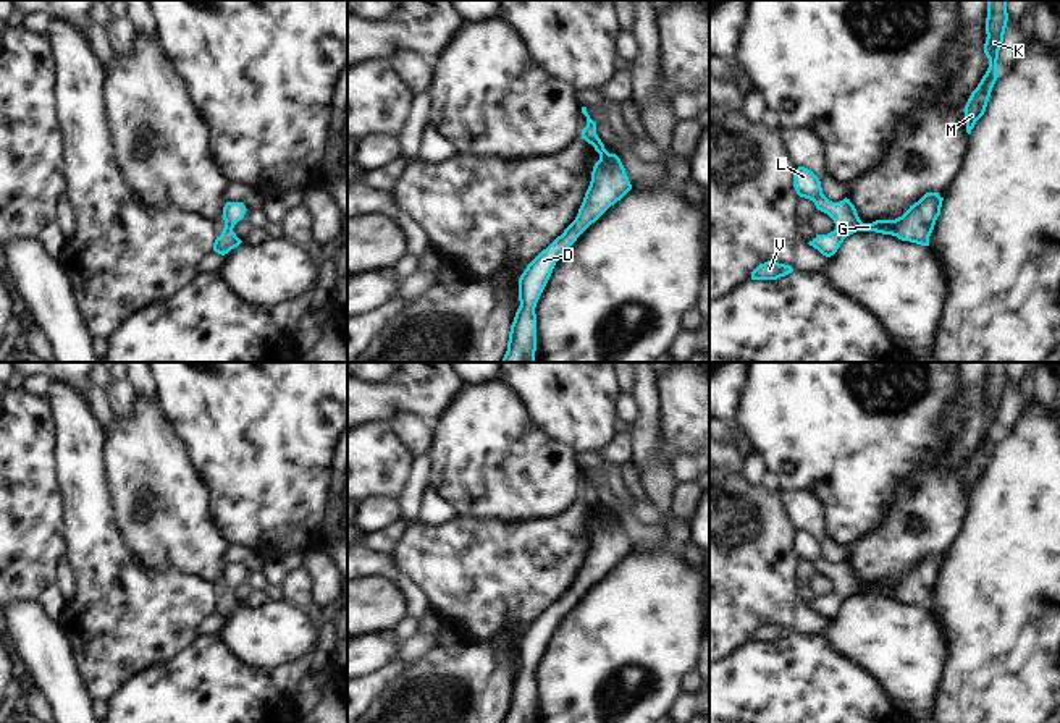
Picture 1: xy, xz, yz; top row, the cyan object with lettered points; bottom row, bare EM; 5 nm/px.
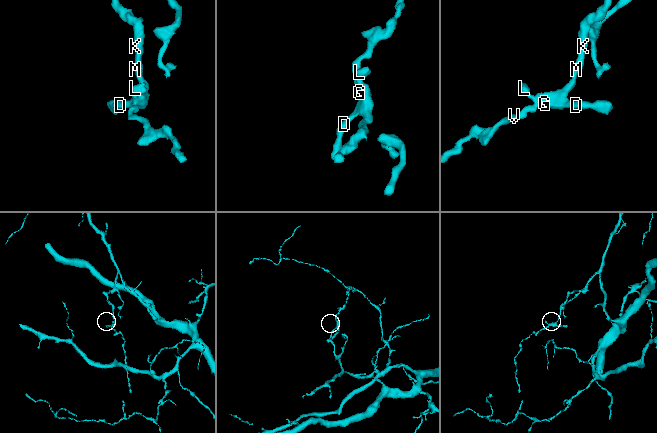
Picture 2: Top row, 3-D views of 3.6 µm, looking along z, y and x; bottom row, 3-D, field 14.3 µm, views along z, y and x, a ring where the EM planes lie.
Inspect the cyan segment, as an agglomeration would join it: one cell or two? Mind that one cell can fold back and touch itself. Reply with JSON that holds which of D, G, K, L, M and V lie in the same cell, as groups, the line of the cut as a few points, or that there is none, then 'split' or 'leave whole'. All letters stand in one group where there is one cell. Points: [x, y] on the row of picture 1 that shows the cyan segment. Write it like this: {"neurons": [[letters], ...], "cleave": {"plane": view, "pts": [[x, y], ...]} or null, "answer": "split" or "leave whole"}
{"neurons": [["D", "G", "K", "L", "M", "V"]], "cleave": null, "answer": "leave whole"}

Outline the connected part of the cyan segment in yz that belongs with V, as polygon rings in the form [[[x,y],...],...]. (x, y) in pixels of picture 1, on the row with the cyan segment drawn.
[[[768,260],[764,264],[759,264],[751,272],[751,280],[777,280],[780,277],[792,273],[792,272],[793,272],[793,268],[790,265]]]

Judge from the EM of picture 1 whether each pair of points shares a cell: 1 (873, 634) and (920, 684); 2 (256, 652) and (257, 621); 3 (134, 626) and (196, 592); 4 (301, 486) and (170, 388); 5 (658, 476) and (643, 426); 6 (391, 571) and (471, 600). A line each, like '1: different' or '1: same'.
1: same
2: same
3: same
4: same
5: same
6: different

